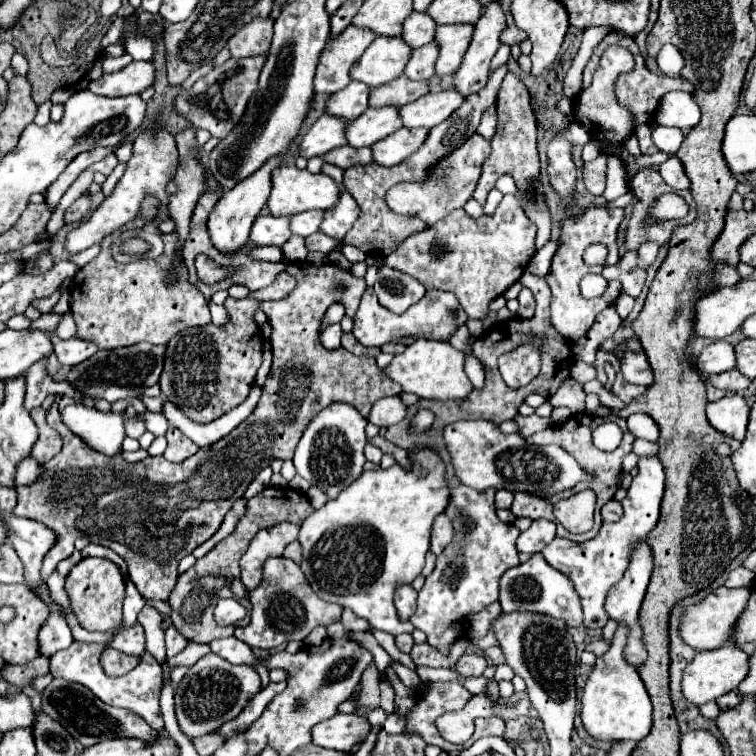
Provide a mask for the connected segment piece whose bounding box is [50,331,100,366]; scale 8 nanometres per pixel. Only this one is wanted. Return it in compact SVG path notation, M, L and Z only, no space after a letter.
M56 331L50 332L50 340L54 346L54 354L58 356L60 364L66 366L76 366L84 360L88 360L90 356L94 356L100 348L90 342L90 340L80 340L80 338L70 338L70 340L60 340Z

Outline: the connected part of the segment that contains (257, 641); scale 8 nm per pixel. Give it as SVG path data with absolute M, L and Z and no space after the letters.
M268 558L264 562L262 568L262 582L250 592L250 602L252 602L252 620L248 626L244 628L236 628L234 636L238 640L244 640L246 644L250 644L252 648L264 648L264 650L272 650L278 648L280 644L286 644L290 640L304 640L316 626L328 626L330 622L340 620L340 612L342 608L338 604L328 604L324 600L320 600L312 588L308 588L308 580L304 580L304 574L300 572L300 566L294 560L288 558Z

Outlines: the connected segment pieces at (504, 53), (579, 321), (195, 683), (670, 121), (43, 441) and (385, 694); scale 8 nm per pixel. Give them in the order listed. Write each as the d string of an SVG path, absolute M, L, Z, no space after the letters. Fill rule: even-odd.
M500 44L498 51L491 60L490 73L492 73L500 65L506 63L510 56L510 47L505 44Z
M596 206L596 208L588 208L584 210L584 214L580 214L578 218L568 218L562 222L562 246L560 250L556 252L554 260L552 260L552 268L546 276L546 282L552 290L552 324L554 328L566 338L566 340L576 340L580 336L584 336L590 326L594 324L596 316L610 304L610 298L618 298L620 294L620 282L612 280L610 282L610 288L606 290L604 296L600 298L584 298L580 294L580 280L584 274L600 274L604 266L610 266L610 264L616 264L620 260L618 256L618 246L616 246L616 230L618 230L618 224L622 222L624 218L624 210L622 208L604 208L604 206ZM590 244L604 244L608 248L608 258L604 262L604 266L588 266L584 264L582 260L582 254L584 250L590 246Z
M210 652L204 658L200 658L194 666L190 666L186 676L178 684L174 700L180 730L192 738L210 734L212 730L220 728L220 724L236 718L246 706L246 702L254 698L258 692L260 692L260 676L254 668L234 666L228 660Z
M668 92L660 100L660 108L656 114L656 124L660 126L674 126L682 132L694 128L700 122L700 108L694 102L692 94L686 92Z
M34 408L30 412L30 416L34 416L34 422L36 422L38 430L40 430L40 436L38 436L36 446L32 448L30 456L34 460L38 460L40 464L44 464L44 462L48 462L52 456L56 456L60 452L62 440L60 440L60 434L54 428L48 426L48 422L46 422L46 410L44 408Z
M386 678L380 682L380 692L382 692L380 706L382 706L388 714L392 714L392 712L394 712L394 690L392 690L392 686L390 686L390 682L388 682Z

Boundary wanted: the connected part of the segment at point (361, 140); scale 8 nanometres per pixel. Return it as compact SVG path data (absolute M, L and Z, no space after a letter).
M368 108L364 114L346 124L346 140L352 148L372 146L400 128L398 108Z

